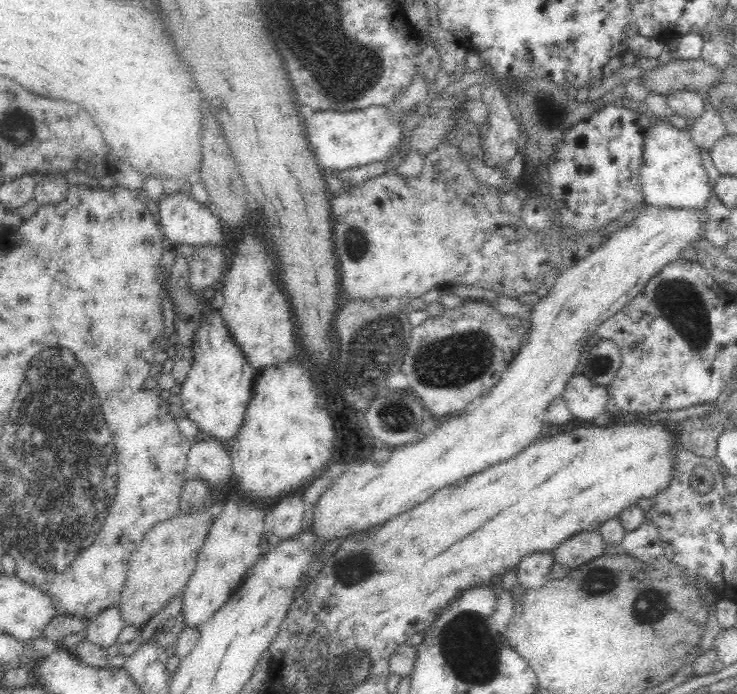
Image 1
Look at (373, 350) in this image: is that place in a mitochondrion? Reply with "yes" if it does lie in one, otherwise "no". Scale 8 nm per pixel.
yes

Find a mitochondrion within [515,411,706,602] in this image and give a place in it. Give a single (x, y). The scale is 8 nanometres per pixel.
(598, 582)

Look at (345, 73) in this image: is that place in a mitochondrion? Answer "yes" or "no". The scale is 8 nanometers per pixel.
yes

